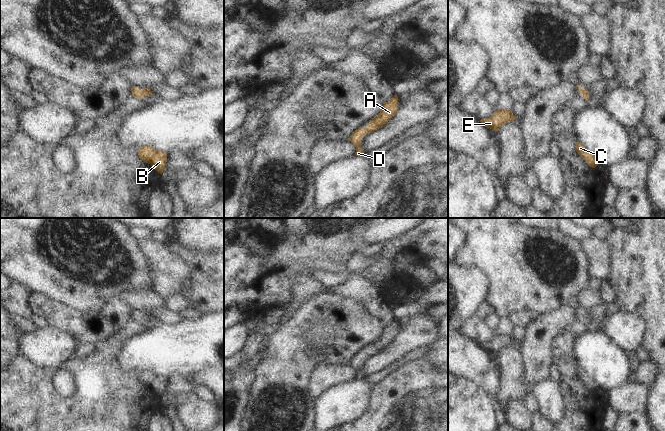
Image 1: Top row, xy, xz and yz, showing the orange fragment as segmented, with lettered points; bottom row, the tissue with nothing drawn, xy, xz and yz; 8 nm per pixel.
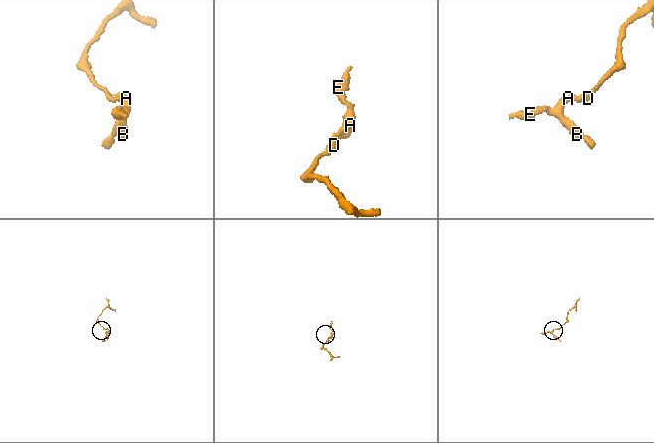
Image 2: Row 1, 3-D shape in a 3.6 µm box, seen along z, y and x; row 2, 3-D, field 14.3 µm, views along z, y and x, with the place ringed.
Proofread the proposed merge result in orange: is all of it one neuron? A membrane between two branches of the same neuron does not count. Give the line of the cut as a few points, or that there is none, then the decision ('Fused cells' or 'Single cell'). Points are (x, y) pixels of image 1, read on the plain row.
No split. Single cell

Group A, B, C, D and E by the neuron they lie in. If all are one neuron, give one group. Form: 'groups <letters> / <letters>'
groups A B C D E

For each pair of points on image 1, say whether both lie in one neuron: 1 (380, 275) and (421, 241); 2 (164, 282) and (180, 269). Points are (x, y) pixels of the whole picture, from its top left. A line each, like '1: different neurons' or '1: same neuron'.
1: same neuron
2: same neuron

